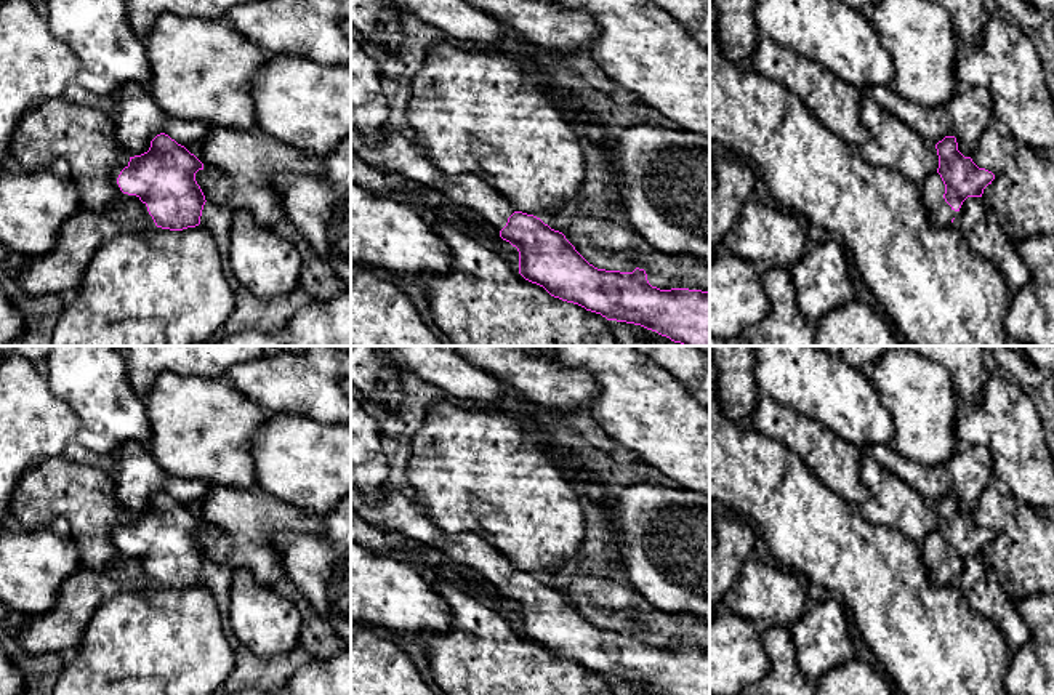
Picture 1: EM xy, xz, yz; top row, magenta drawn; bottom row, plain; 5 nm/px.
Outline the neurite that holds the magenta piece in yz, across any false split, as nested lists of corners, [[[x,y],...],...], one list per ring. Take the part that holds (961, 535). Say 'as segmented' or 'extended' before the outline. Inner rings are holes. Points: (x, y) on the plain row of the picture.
extended; [[[945,495],[935,508],[939,527],[919,543],[919,549],[929,580],[934,585],[945,585],[953,581],[968,556],[982,556],[995,533],[979,527],[971,516],[964,516],[955,495]]]

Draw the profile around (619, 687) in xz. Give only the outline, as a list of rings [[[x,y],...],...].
[[[609,679],[609,687],[613,695],[646,695],[647,689],[641,684]]]

